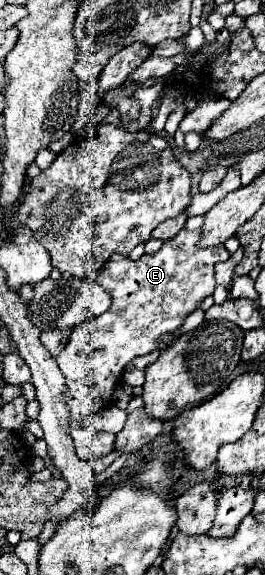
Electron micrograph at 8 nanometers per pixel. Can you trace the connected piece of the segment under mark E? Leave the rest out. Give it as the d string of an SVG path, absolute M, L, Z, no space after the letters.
M182 229L176 233L176 237L168 239L160 247L160 251L156 251L154 255L142 255L138 261L132 261L124 255L112 255L104 263L104 267L94 275L94 281L100 287L104 287L104 291L112 297L112 305L100 317L94 317L94 319L88 319L88 321L82 321L80 325L76 325L68 337L66 347L56 357L58 367L66 377L64 401L70 409L70 427L72 429L82 427L82 423L88 415L92 415L112 403L110 399L112 399L116 385L122 379L122 371L134 357L156 351L160 339L174 333L184 323L186 315L196 311L198 305L208 295L212 295L212 291L216 287L214 265L218 261L226 261L230 257L230 253L224 249L224 245L200 249L198 237L200 237L200 231Z

